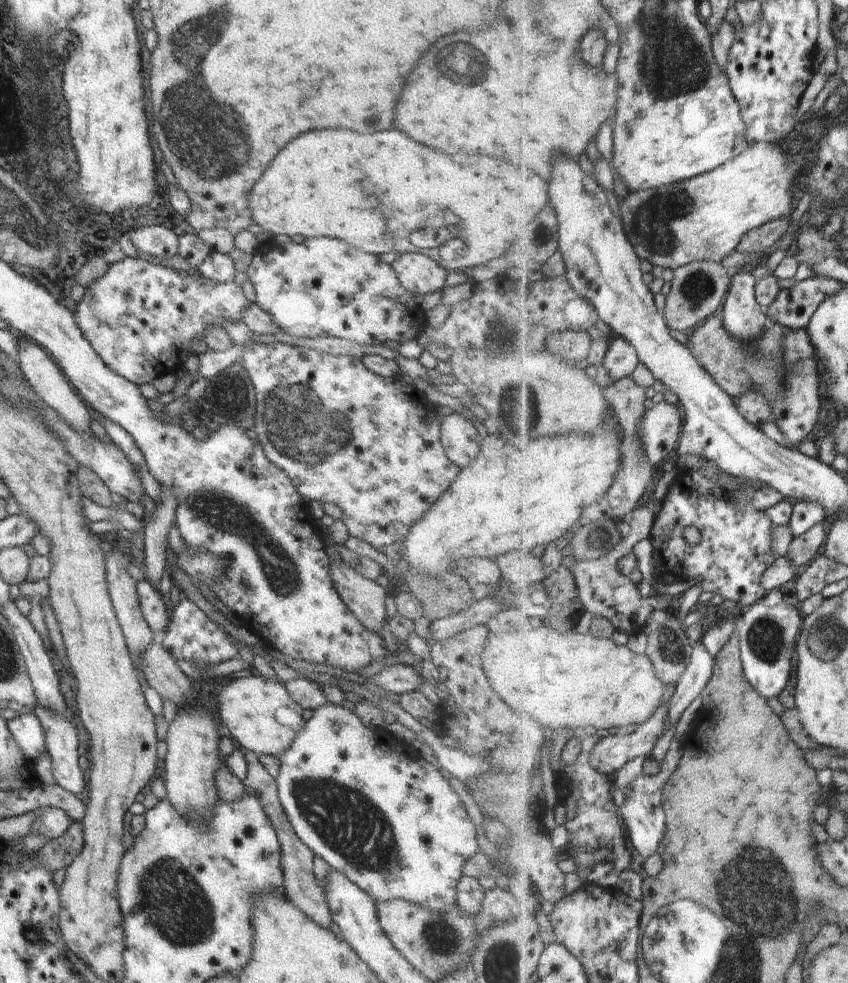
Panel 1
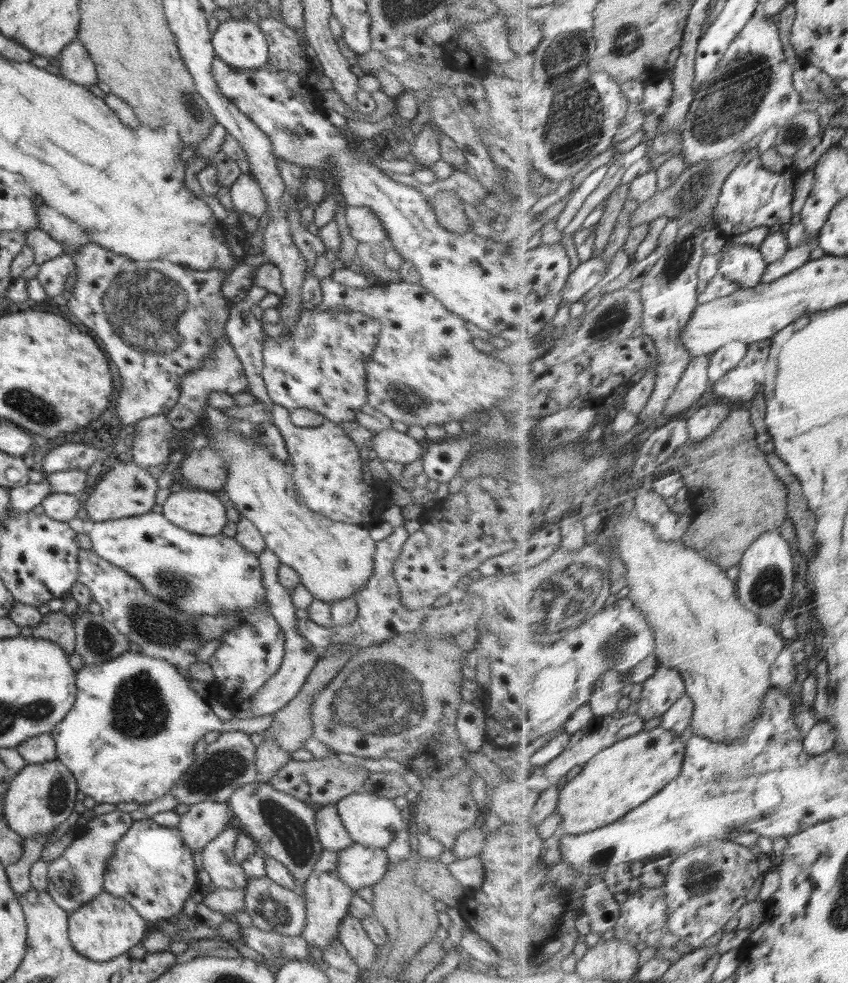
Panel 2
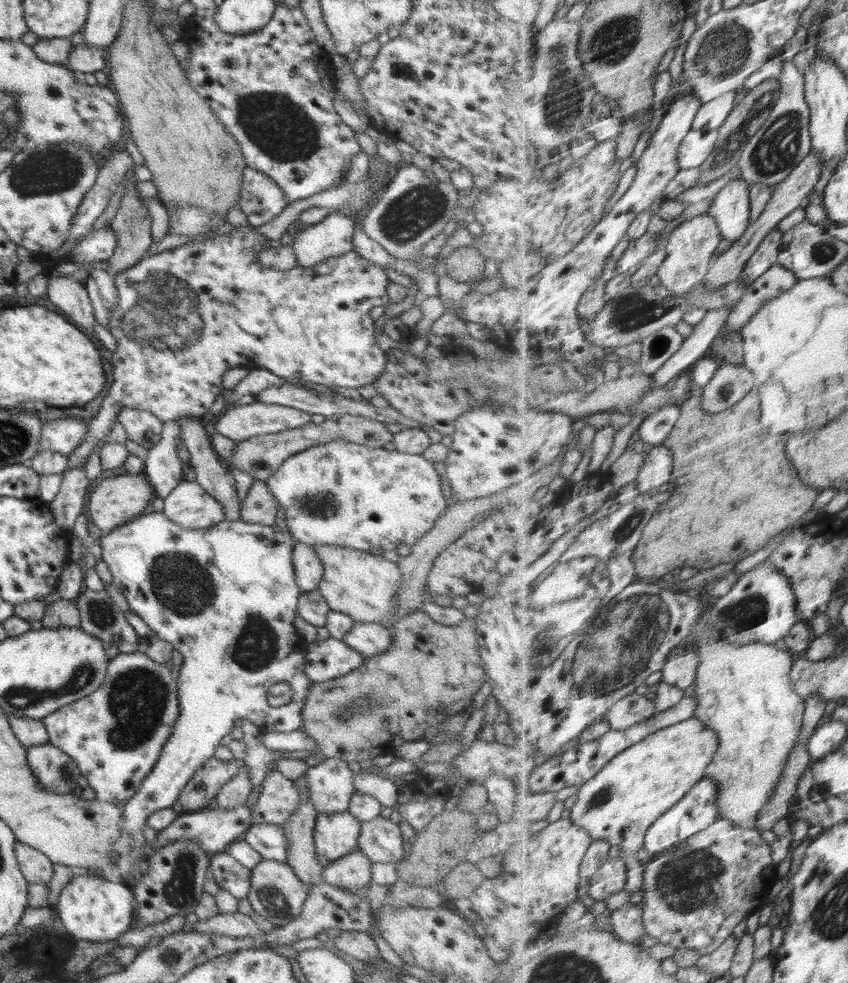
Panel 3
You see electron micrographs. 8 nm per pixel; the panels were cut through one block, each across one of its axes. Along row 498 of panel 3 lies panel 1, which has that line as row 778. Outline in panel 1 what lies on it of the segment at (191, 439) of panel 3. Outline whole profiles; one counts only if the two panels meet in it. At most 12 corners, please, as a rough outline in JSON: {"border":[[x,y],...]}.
{"border":[[232,736],[219,738],[223,766],[215,776],[217,795],[222,801],[235,801],[245,795],[243,782],[225,764],[235,749]]}

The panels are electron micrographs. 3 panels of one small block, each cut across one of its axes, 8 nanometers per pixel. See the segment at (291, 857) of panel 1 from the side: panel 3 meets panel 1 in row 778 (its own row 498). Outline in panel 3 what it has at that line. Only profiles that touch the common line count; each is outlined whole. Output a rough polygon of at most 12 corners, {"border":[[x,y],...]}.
{"border":[[254,480],[241,502],[244,522],[272,526],[277,500]]}

